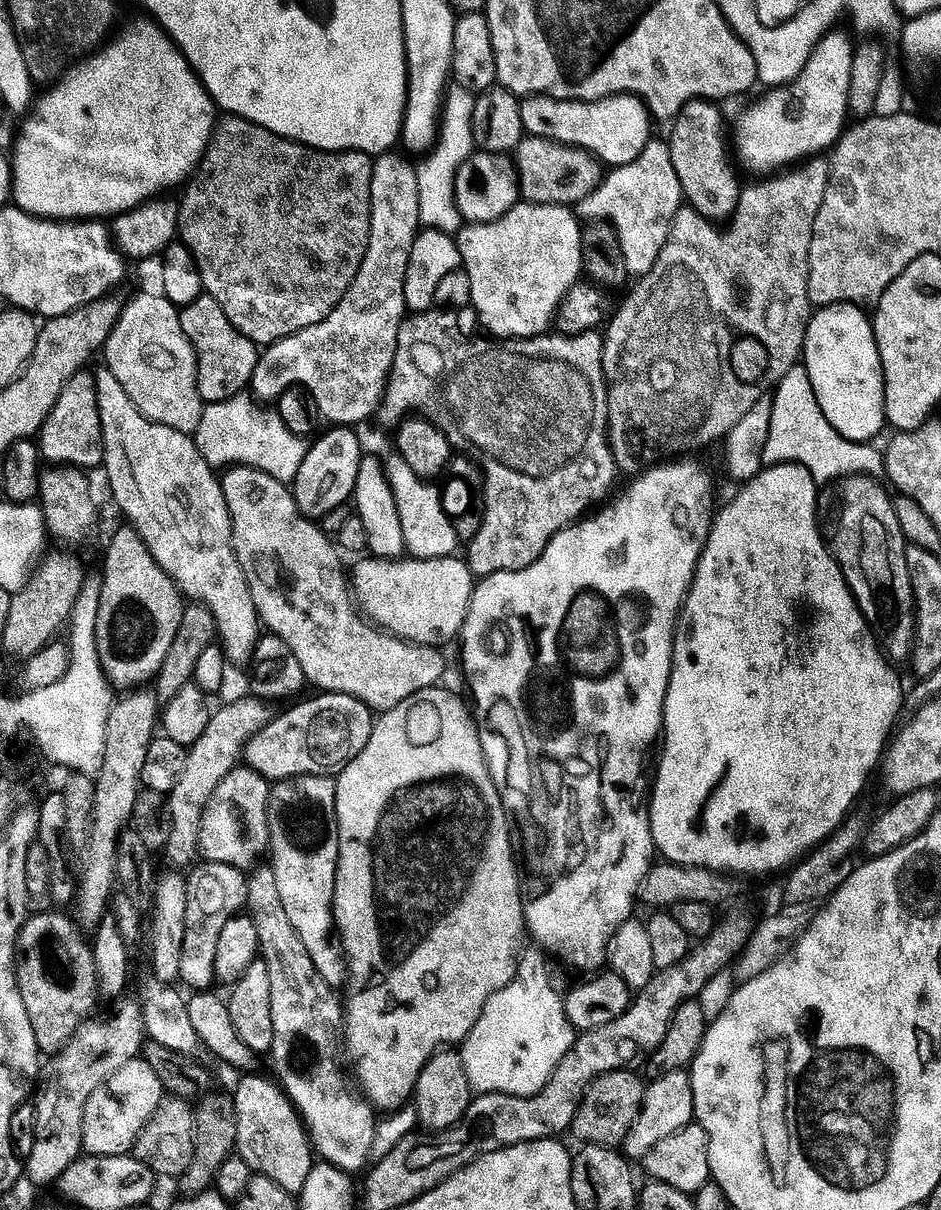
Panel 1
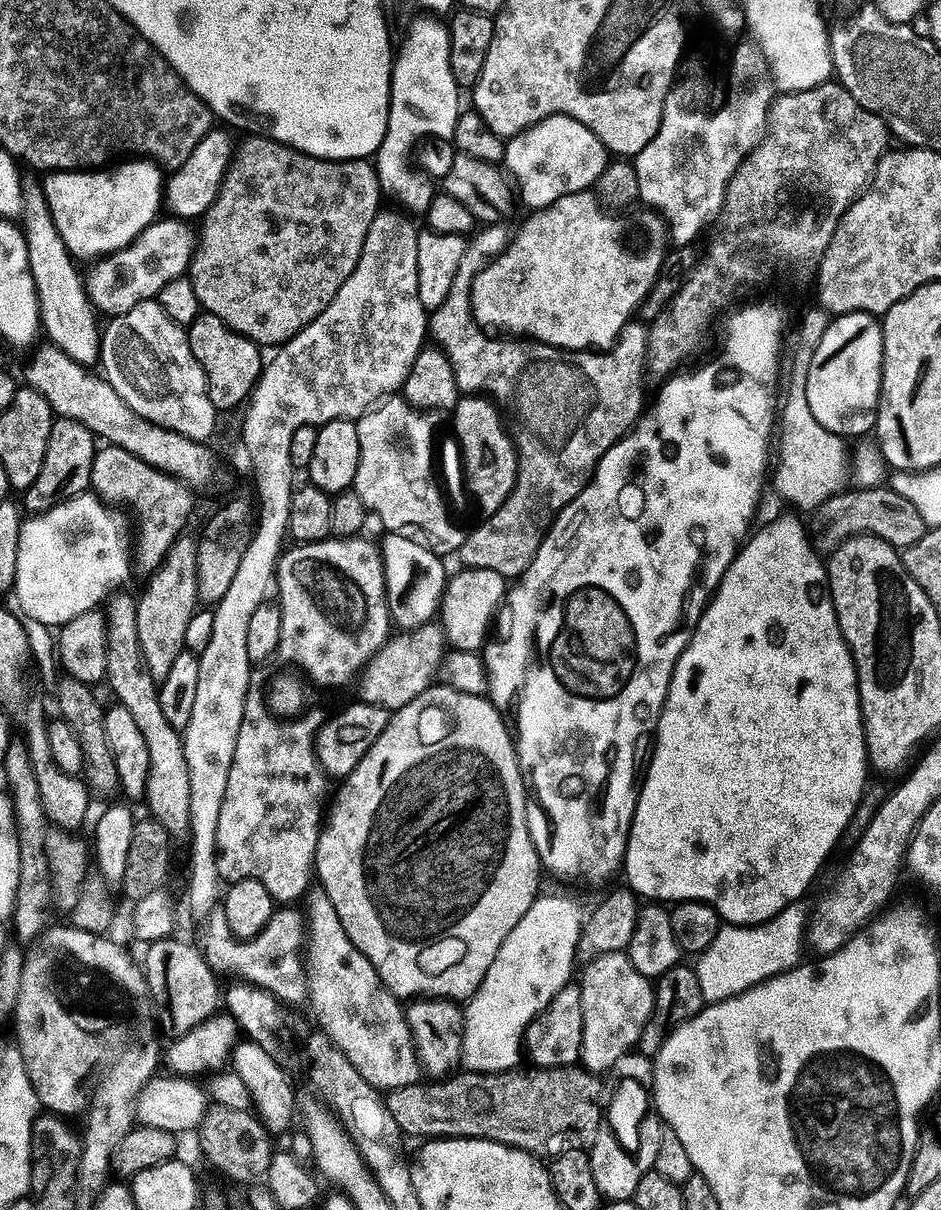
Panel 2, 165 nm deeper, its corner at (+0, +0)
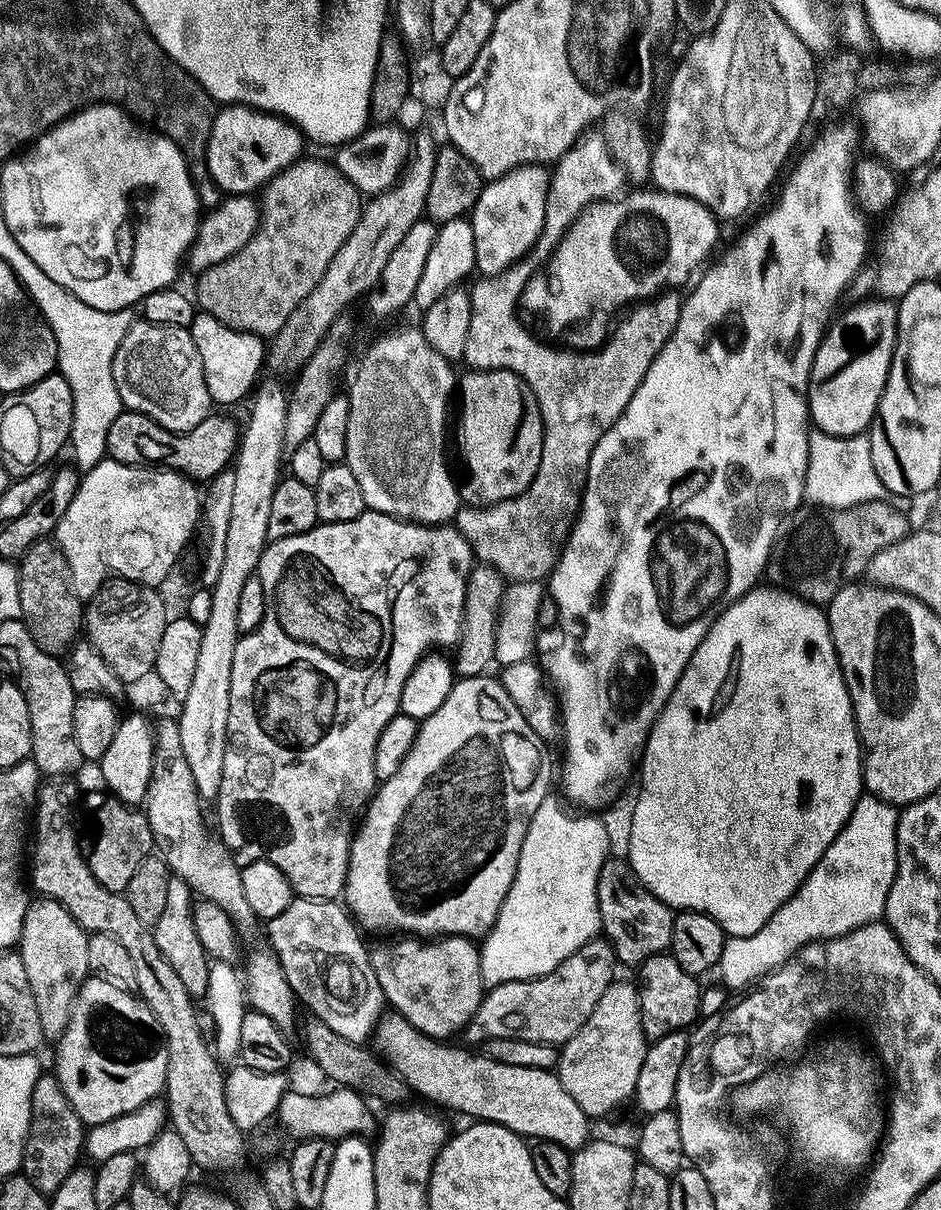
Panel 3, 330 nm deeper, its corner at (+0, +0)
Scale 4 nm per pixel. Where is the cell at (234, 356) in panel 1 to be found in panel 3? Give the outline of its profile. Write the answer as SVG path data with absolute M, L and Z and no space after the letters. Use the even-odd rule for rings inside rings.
M197 314L190 331L194 338L194 346L198 346L198 358L202 358L202 370L206 374L206 386L210 390L213 405L240 404L248 395L251 397L257 391L261 383L260 371L265 371L266 368L266 344L261 337L234 330L218 322L218 318L207 314Z

